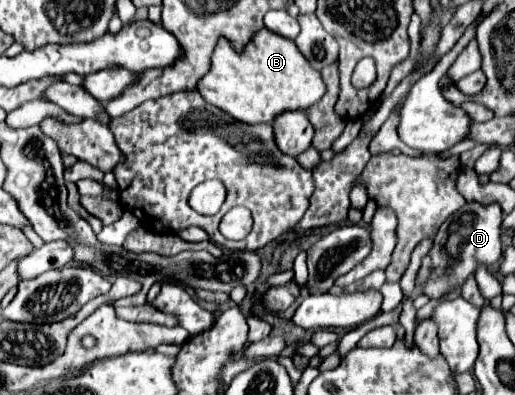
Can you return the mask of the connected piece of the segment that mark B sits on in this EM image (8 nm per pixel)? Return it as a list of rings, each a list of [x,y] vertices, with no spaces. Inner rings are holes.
[[[264,28],[254,34],[242,54],[234,52],[228,40],[220,40],[212,56],[212,68],[198,84],[198,92],[202,92],[210,104],[218,104],[218,108],[230,112],[236,120],[270,124],[282,112],[306,110],[316,104],[326,94],[326,84],[322,74],[308,64],[292,40]]]

